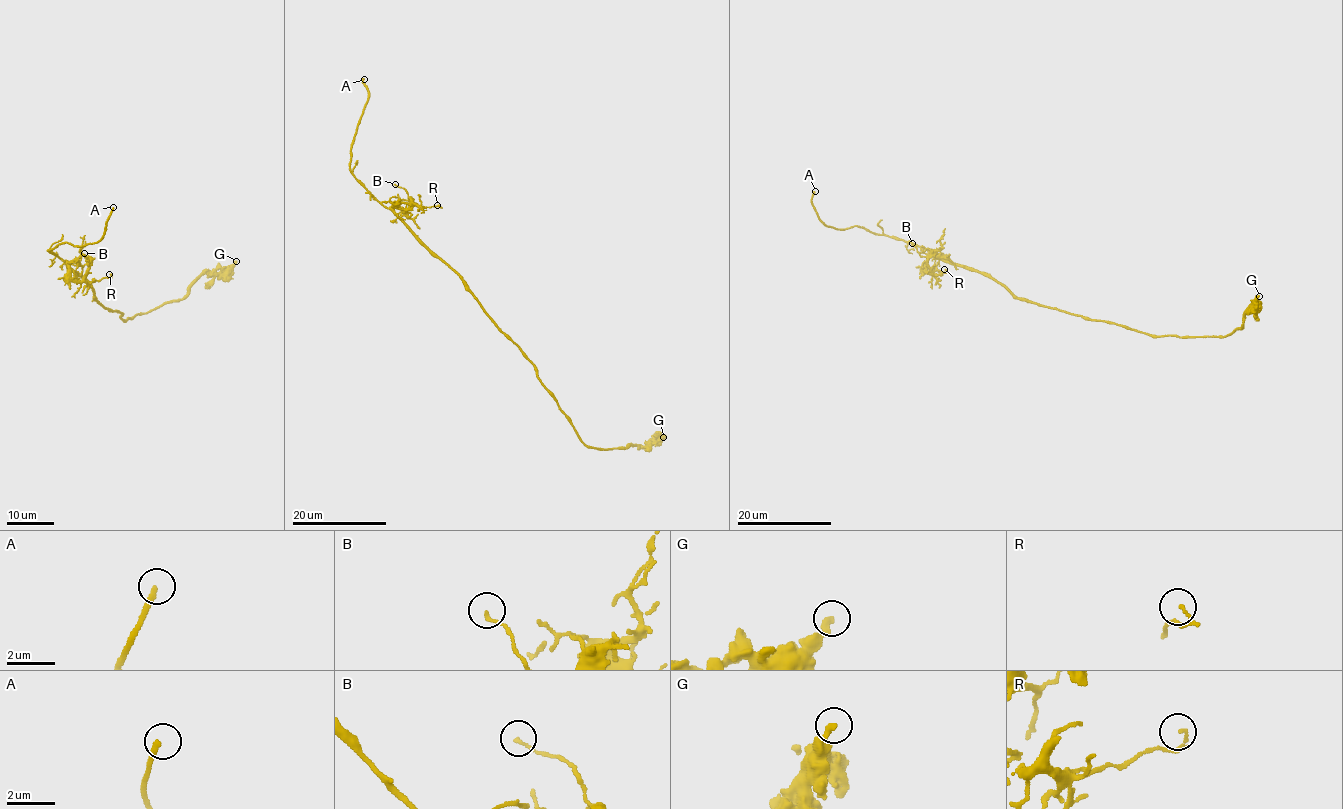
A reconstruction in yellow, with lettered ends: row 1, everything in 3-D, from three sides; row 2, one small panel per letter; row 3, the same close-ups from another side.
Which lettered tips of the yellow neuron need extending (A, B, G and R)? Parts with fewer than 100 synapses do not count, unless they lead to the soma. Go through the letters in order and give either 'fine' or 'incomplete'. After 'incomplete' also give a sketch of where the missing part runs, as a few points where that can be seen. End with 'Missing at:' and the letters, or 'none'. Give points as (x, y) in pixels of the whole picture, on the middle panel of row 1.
A: incomplete | (364, 79), (358, 75), (363, 70), (356, 56)
B: fine
G: fine
R: fine
Missing at: A

